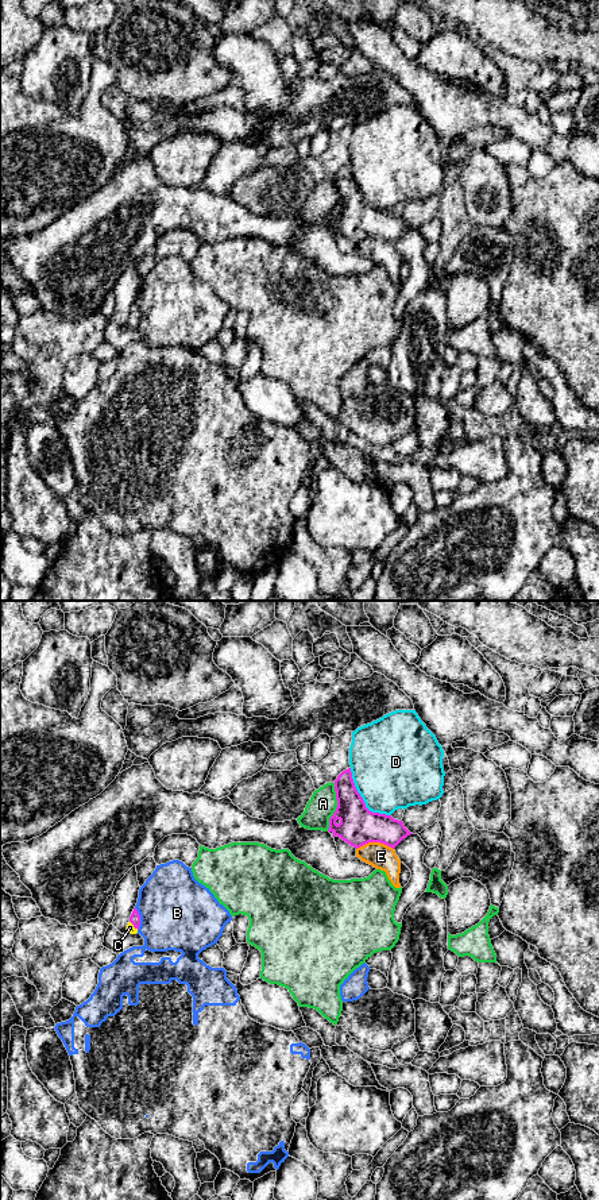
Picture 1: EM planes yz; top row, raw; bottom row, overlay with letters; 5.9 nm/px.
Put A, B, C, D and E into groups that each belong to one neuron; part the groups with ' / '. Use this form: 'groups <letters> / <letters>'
groups A / B / C / D / E

